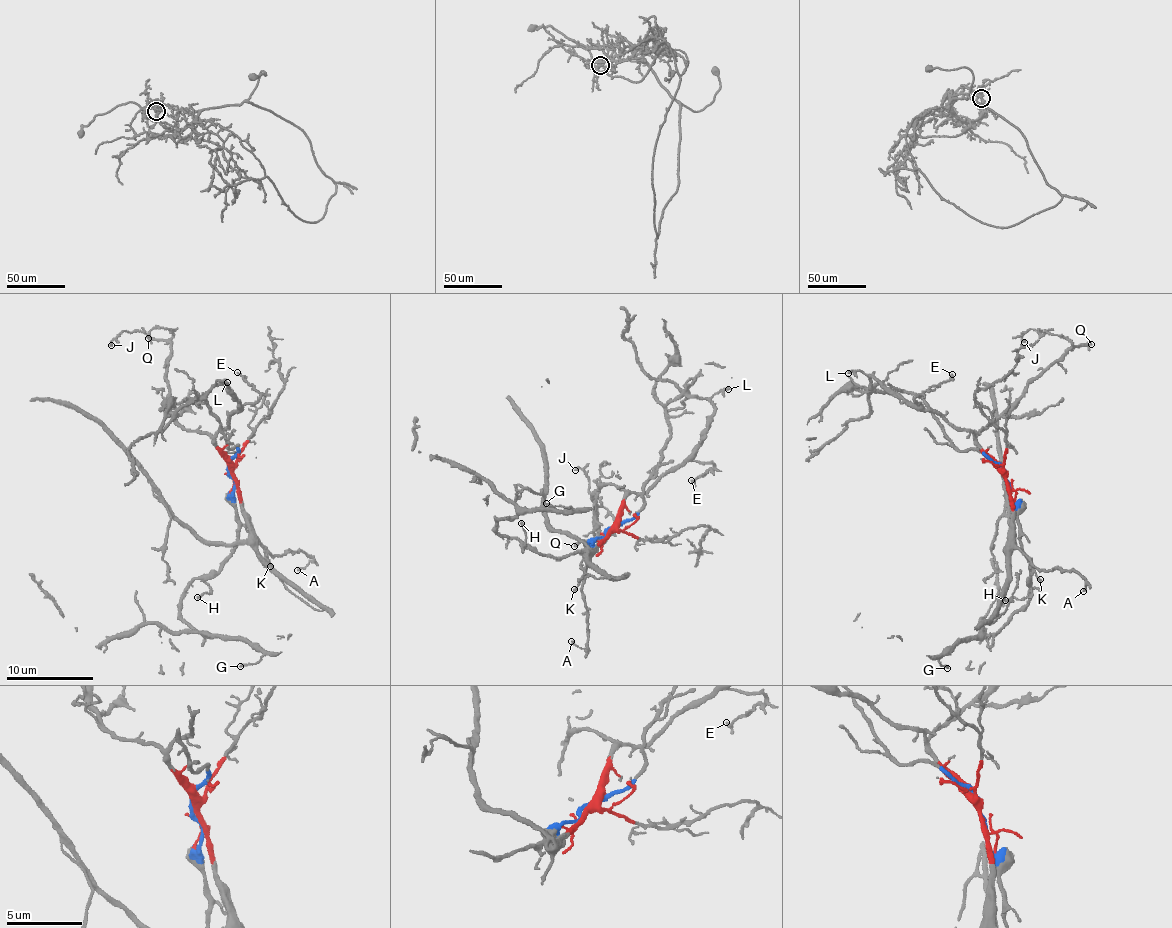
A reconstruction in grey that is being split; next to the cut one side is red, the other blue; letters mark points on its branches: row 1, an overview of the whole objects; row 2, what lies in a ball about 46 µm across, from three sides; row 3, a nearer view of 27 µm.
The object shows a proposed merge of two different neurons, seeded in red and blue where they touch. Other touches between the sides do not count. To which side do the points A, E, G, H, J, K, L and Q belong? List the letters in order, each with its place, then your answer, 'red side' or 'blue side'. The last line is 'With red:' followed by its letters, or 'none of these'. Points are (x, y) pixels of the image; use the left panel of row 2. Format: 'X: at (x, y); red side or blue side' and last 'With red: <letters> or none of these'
A: at (297, 570); red side
E: at (237, 372); red side
G: at (240, 666); blue side
H: at (197, 597); blue side
J: at (111, 345); red side
K: at (270, 566); red side
L: at (227, 382); red side
Q: at (148, 338); red side
With red: A, E, J, K, L, Q

